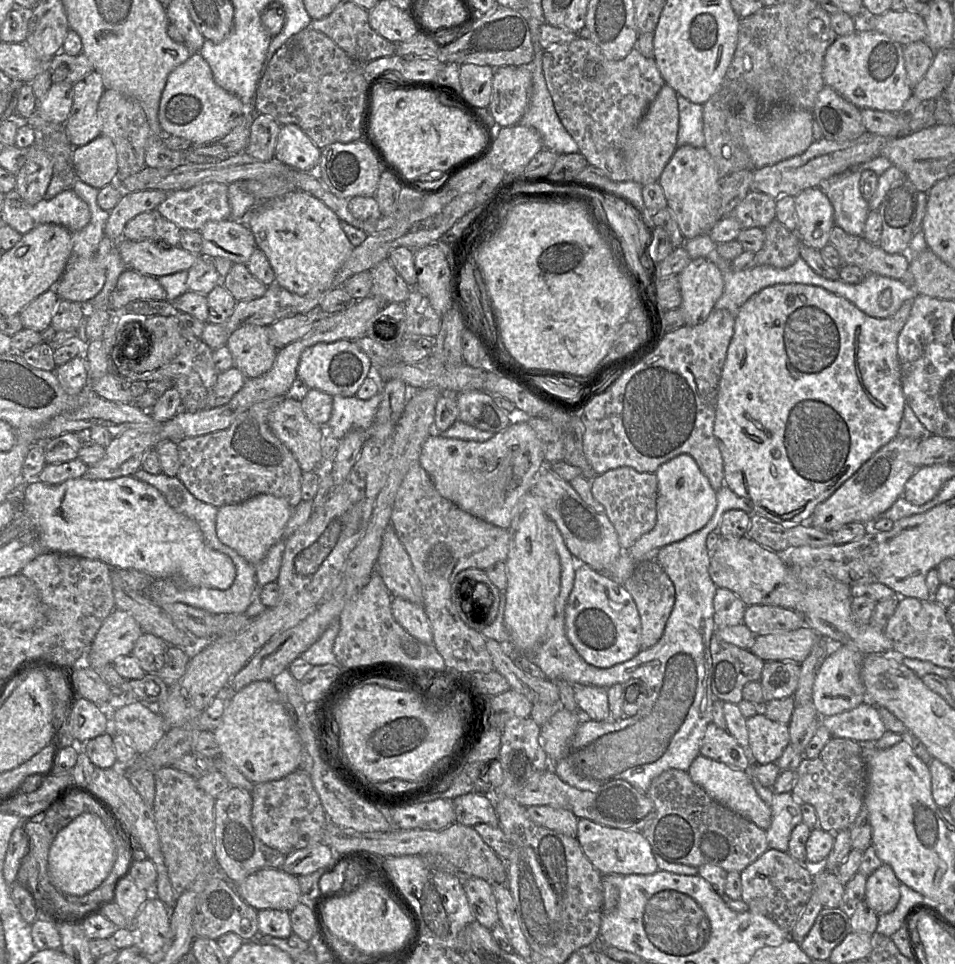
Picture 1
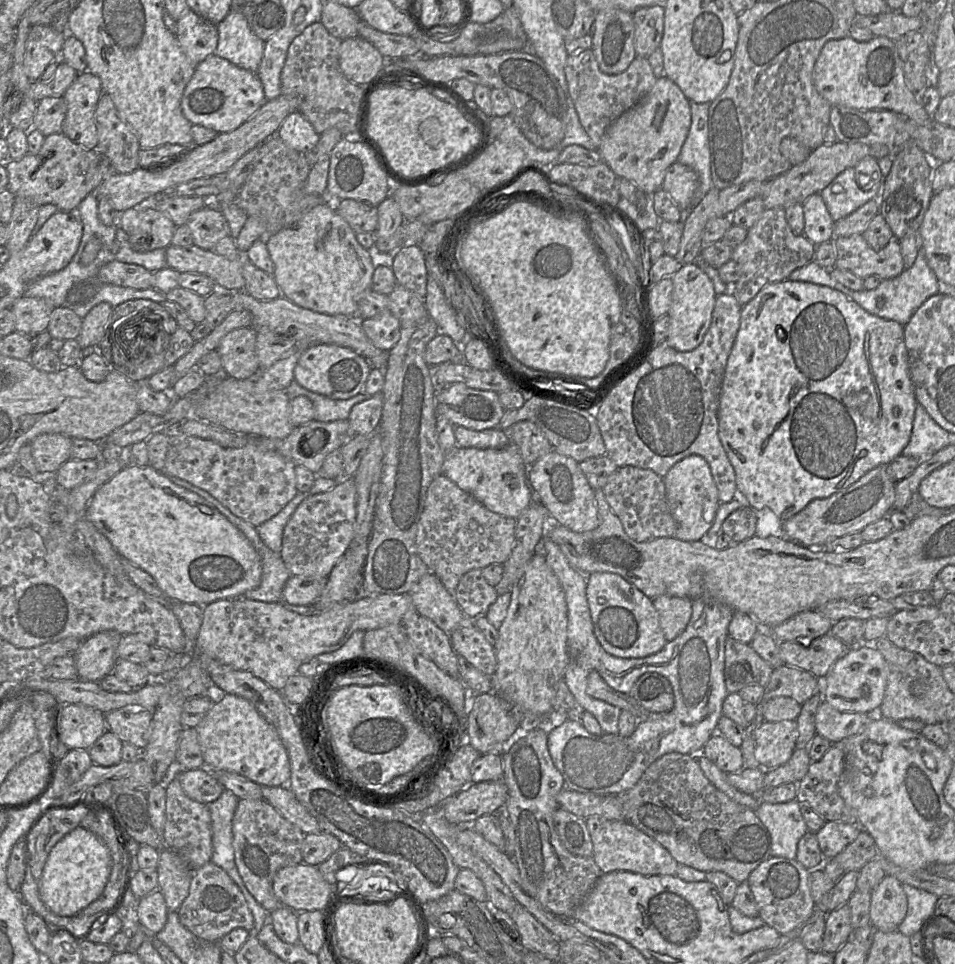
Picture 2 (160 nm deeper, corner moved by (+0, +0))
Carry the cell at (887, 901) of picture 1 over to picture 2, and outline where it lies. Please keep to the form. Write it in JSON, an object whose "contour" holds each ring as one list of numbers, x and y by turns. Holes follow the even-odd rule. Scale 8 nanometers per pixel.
{"contour":[[886,875,871,891,870,923,882,932,898,931,906,916,907,904,902,883]]}

